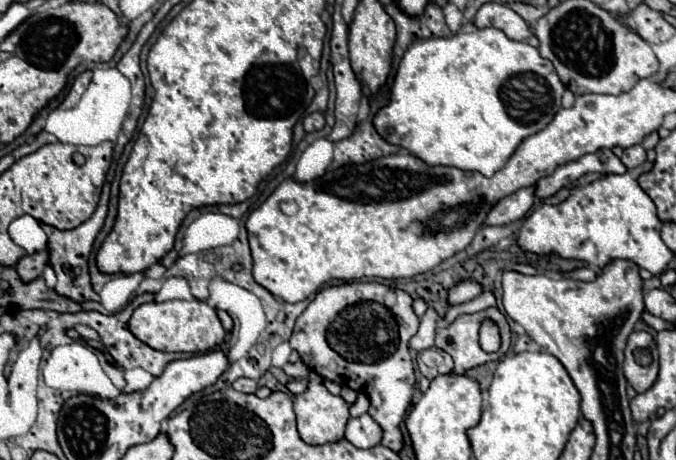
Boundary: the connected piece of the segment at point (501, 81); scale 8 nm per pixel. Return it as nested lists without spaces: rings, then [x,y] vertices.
[[[486,27],[486,29],[476,29],[472,33],[456,33],[456,35],[442,37],[442,39],[428,39],[428,41],[412,43],[406,49],[406,53],[404,53],[404,57],[402,57],[402,61],[398,65],[398,73],[394,77],[392,91],[390,91],[390,103],[384,109],[378,111],[378,115],[374,117],[374,125],[376,125],[376,131],[388,143],[394,143],[394,145],[400,145],[400,147],[412,151],[416,157],[420,157],[428,165],[450,165],[450,167],[458,167],[458,169],[464,169],[464,171],[478,171],[478,173],[482,173],[486,177],[492,177],[498,169],[502,169],[506,165],[506,161],[516,151],[516,147],[520,145],[522,139],[542,131],[552,121],[552,117],[560,109],[560,99],[562,99],[564,89],[566,87],[562,85],[554,65],[548,59],[544,59],[538,53],[536,47],[532,47],[526,41],[512,41],[496,27]]]

